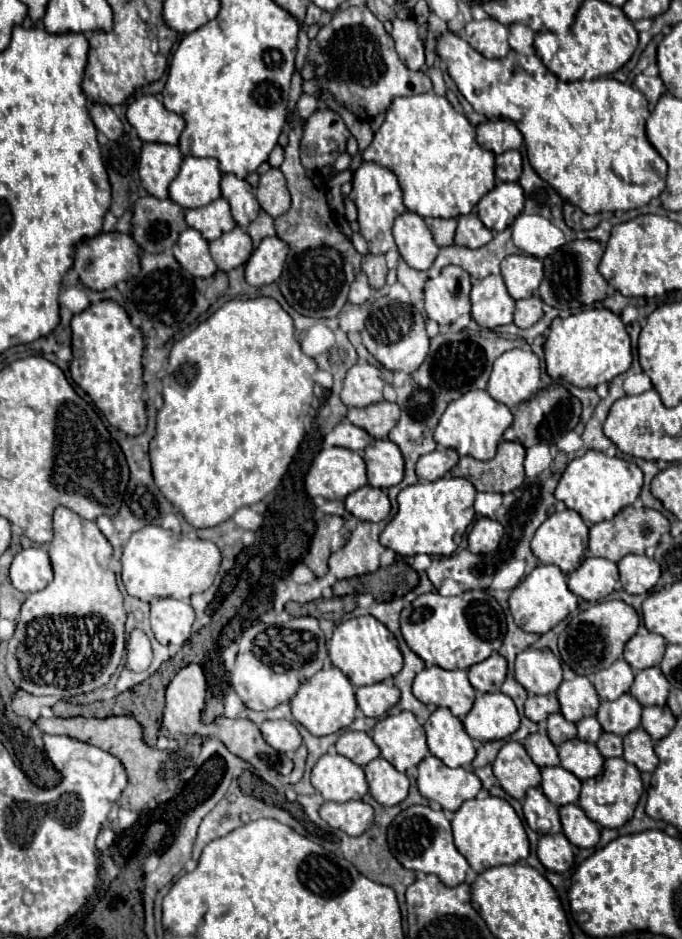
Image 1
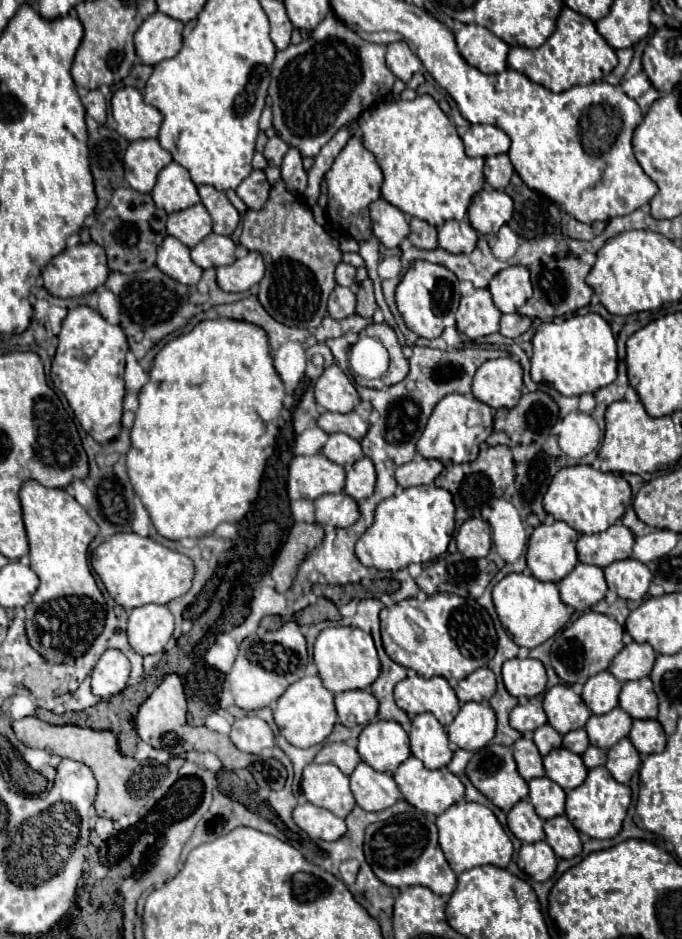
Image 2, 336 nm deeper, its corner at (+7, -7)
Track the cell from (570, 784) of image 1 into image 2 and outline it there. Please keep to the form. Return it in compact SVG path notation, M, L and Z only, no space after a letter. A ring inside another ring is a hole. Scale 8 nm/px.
M544 776L544 778L530 780L528 786L530 786L528 800L530 800L530 804L536 810L536 814L542 820L548 820L548 818L564 814L566 794L564 794L564 790L556 782L552 782L550 778Z

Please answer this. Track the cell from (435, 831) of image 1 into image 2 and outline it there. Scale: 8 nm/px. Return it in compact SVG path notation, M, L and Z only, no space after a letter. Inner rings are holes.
M408 810L388 820L370 824L366 828L364 854L372 872L386 886L394 886L394 888L426 886L434 894L444 898L448 898L456 890L456 874L448 866L444 852L440 850L436 826L434 822L428 822L420 810Z

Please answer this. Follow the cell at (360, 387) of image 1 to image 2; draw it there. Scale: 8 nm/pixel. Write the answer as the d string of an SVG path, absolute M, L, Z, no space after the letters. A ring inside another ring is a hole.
M332 364L318 378L314 388L314 398L322 410L346 414L348 410L354 410L358 392L354 384L348 380L348 376L336 364Z

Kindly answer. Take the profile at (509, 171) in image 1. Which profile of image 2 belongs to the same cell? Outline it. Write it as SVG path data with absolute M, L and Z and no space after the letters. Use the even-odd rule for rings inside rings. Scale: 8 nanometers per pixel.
M498 154L498 156L490 156L486 158L486 164L484 164L484 178L486 182L500 190L500 188L506 188L506 184L510 182L514 174L514 166L508 158L508 154Z

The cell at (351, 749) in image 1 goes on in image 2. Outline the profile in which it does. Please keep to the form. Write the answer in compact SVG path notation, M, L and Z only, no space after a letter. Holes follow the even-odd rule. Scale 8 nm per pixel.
M326 742L320 752L316 754L314 762L330 762L342 770L342 774L350 776L356 764L360 762L360 756L356 748L344 744L344 742Z

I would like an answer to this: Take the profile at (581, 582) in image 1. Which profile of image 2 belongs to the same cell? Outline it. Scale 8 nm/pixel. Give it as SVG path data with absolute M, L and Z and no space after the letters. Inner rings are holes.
M578 562L576 568L558 582L558 590L564 604L574 610L590 610L606 596L608 586L602 568Z

